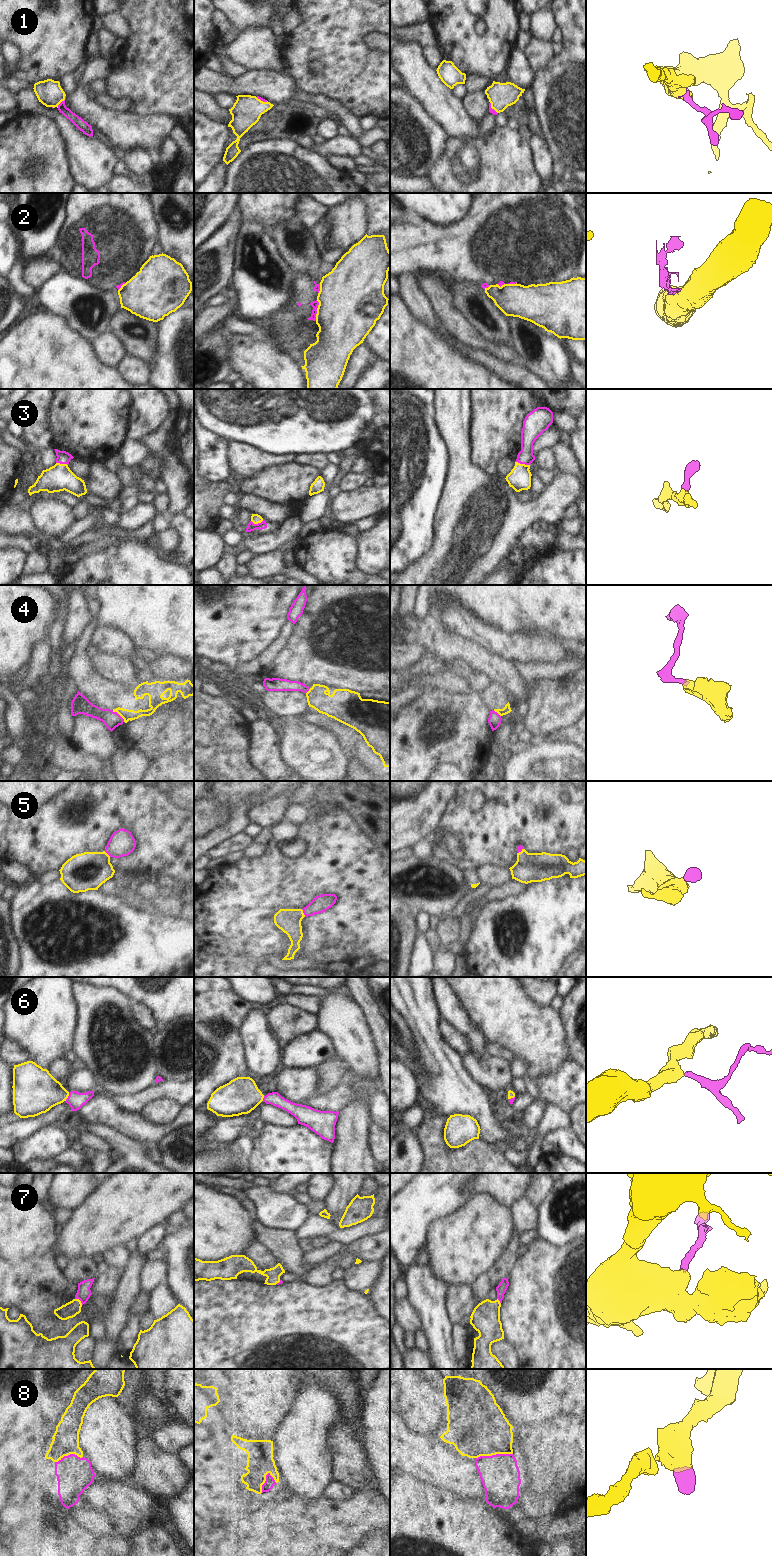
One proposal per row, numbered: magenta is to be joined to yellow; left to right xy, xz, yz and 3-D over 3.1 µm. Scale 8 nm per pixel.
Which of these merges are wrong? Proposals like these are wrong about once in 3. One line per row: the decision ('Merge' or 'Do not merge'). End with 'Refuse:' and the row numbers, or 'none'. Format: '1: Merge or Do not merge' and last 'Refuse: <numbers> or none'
1: Merge
2: Do not merge
3: Merge
4: Do not merge
5: Merge
6: Merge
7: Merge
8: Merge
Refuse: 2, 4

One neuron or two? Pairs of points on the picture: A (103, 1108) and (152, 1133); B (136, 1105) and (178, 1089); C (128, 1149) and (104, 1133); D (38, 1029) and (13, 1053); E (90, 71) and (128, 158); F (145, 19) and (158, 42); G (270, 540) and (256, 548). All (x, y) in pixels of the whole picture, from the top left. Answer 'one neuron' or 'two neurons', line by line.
A: one neuron
B: one neuron
C: one neuron
D: two neurons
E: two neurons
F: one neuron
G: one neuron

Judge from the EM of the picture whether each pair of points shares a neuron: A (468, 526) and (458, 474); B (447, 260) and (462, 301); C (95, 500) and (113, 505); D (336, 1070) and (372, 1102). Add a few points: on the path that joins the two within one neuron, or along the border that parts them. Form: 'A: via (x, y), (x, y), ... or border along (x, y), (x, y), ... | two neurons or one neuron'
A: via (468, 513), (468, 487) | one neuron
B: border along (451, 279), (461, 282) | two neurons
C: via (99, 501), (109, 505) | one neuron
D: border along (342, 1081), (323, 1095) | two neurons

